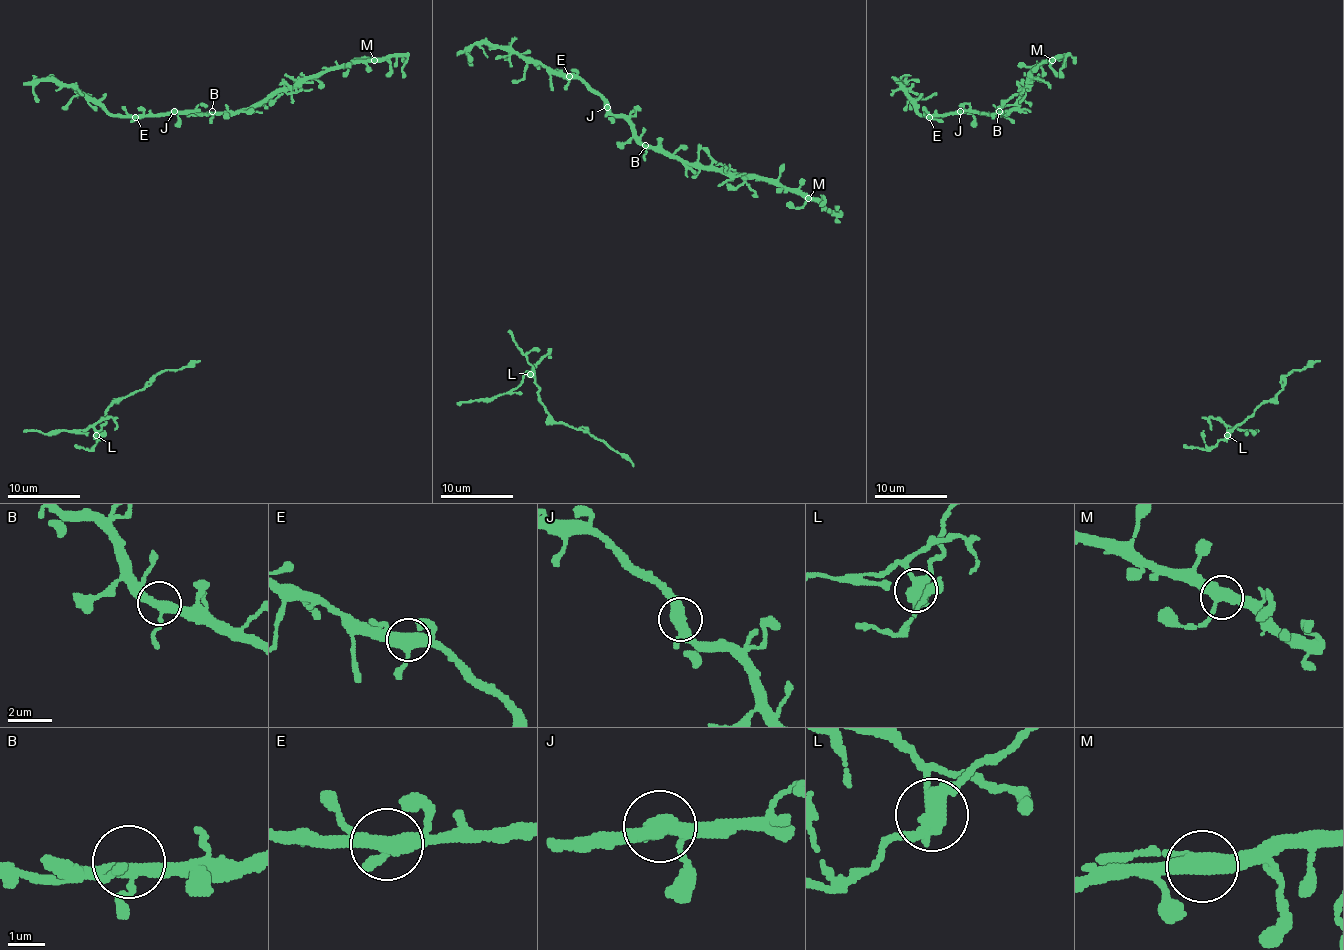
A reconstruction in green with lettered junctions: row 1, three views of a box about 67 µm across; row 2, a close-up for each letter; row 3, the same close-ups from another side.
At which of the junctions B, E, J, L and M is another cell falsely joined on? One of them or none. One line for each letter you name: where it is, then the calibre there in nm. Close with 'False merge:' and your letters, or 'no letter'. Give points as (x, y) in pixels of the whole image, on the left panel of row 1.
L: Place: (96, 435). Thickness 440 nm
False merge: L

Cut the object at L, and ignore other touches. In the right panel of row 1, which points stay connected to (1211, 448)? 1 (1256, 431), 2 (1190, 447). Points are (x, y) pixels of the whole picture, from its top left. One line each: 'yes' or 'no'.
1: no
2: yes

